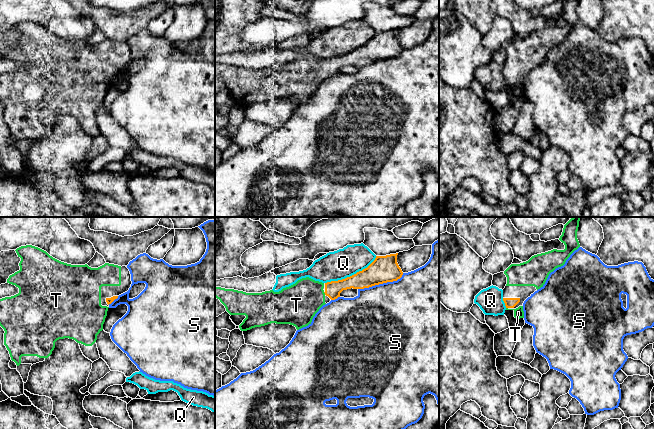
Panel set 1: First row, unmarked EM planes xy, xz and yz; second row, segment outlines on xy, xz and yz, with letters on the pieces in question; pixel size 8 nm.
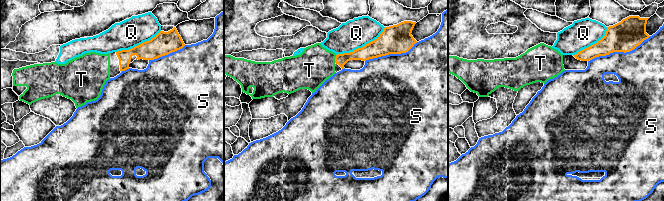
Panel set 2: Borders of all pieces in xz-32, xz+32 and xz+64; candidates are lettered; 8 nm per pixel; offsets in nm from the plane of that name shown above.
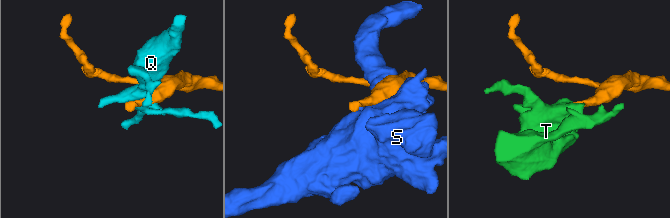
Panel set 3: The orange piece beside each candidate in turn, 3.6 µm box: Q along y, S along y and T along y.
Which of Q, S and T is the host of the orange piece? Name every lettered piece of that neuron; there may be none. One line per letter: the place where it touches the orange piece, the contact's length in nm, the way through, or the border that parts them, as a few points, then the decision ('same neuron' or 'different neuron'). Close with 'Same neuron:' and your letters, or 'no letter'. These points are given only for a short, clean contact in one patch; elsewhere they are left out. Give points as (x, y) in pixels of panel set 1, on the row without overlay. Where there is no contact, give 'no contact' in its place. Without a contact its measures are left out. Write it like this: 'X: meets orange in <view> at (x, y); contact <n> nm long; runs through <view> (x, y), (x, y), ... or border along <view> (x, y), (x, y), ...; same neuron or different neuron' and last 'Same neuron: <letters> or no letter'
Q: meets orange in xz at (352, 51); contact 460 nm long; different neuron
S: meets orange in xz at (381, 59); contact 400 nm long; different neuron
T: meets orange in xz at (324, 68); contact 30 nm long; runs through xz (333, 65), (324, 68), (307, 72), (296, 81); same neuron
Same neuron: T

